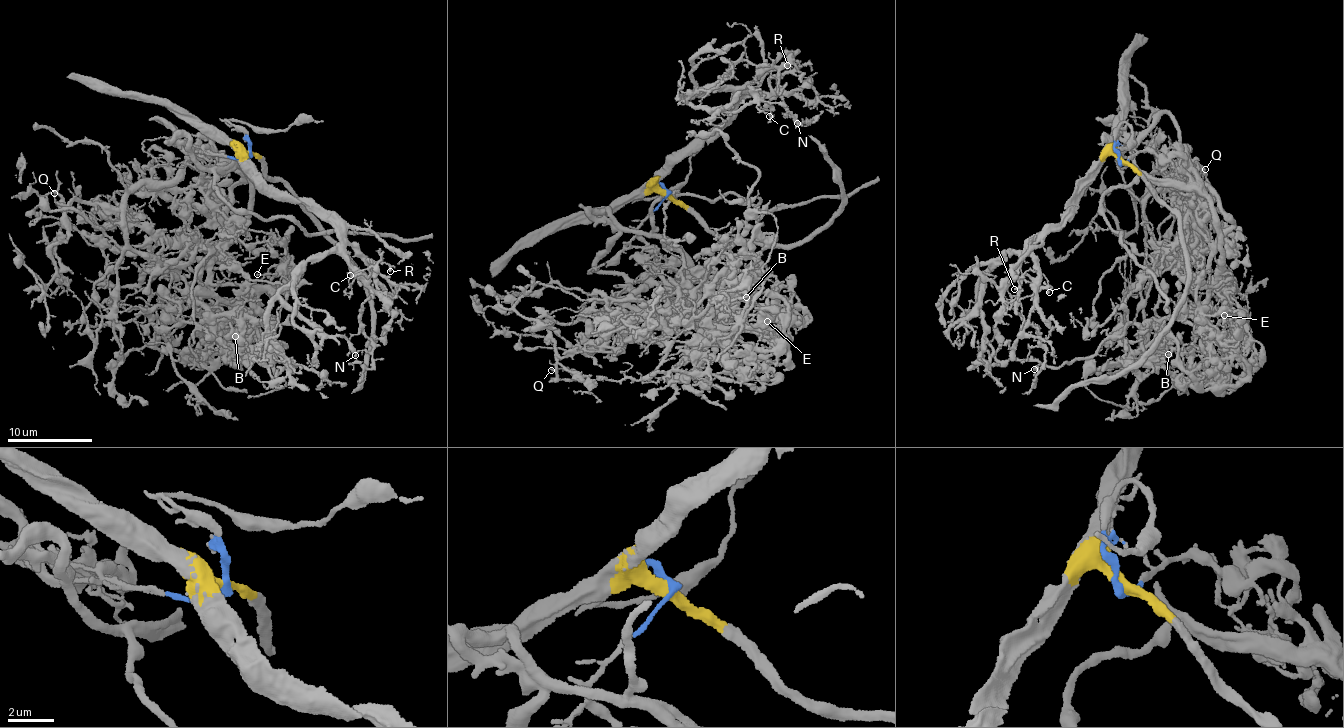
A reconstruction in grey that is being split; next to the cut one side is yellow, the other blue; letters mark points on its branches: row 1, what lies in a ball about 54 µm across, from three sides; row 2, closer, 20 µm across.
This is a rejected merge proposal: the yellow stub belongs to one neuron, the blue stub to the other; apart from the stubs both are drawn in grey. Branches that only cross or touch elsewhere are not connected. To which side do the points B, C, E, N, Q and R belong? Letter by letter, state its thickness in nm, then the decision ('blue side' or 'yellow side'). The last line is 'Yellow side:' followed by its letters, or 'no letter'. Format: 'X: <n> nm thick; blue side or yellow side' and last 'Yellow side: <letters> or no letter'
B: 100 nm thick; blue side
C: 140 nm thick; yellow side
E: 110 nm thick; blue side
N: 180 nm thick; yellow side
Q: 130 nm thick; blue side
R: 180 nm thick; yellow side
Yellow side: C, N, R

